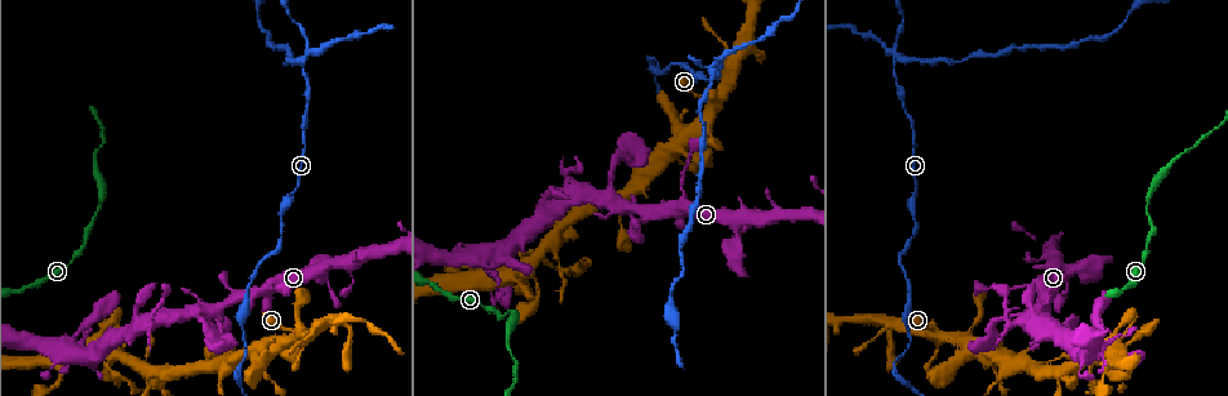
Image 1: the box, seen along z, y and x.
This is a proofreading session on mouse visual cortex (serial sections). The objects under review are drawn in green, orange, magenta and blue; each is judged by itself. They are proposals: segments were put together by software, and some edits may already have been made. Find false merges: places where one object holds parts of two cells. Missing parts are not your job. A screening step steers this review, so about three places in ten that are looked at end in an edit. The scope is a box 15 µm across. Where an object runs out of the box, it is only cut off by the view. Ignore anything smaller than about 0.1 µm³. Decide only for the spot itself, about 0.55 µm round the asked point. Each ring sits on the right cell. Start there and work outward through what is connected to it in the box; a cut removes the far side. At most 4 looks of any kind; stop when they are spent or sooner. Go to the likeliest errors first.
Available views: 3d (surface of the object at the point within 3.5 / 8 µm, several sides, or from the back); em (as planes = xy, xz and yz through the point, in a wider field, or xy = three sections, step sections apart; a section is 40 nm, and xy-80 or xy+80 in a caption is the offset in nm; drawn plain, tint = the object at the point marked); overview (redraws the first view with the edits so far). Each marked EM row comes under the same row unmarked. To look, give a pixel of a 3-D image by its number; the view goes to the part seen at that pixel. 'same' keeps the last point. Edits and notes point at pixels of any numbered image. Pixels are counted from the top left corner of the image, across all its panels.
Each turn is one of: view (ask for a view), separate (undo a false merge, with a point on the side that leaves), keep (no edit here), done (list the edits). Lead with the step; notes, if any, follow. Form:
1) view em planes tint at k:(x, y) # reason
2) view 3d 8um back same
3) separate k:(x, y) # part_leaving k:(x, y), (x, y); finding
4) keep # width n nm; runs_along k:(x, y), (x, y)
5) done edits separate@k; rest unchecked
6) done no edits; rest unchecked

view 3d 3.5um at 1:(898, 59) # thick turns thin

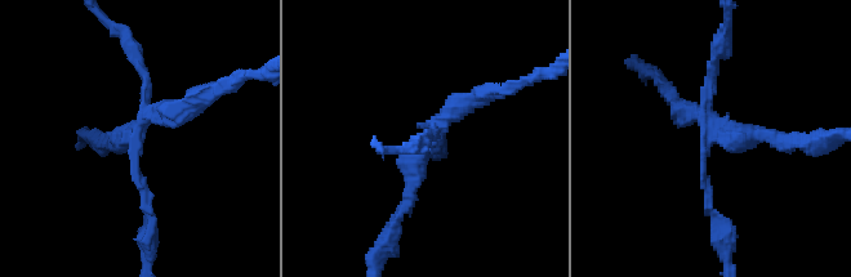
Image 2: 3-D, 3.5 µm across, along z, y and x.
view em xy step 1 tint at 2:(137, 140) # now the EM

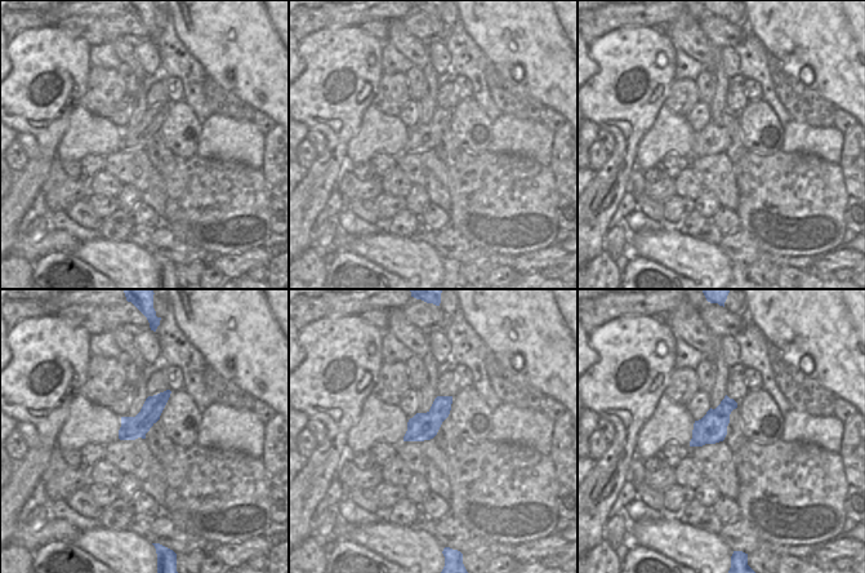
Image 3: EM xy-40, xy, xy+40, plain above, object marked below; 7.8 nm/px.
separate 2:(181, 114) # width 220 nm; part_leaving 2:(712, 141), (718, 133), (824, 141); a second cell is stuck on

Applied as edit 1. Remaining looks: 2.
view 3d 3.5um at 1:(1089, 370) # sharp bend

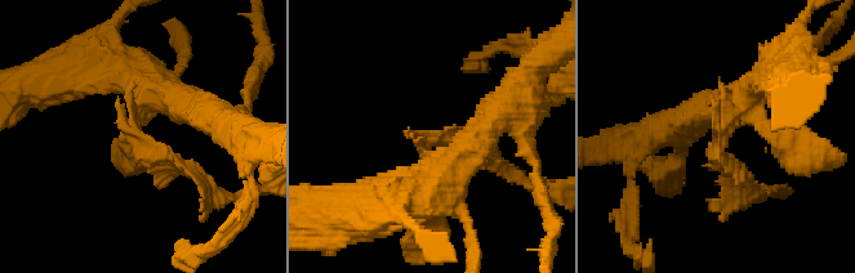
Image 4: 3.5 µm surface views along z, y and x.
view em xy step 1 tint at 4:(726, 138) # need the tissue

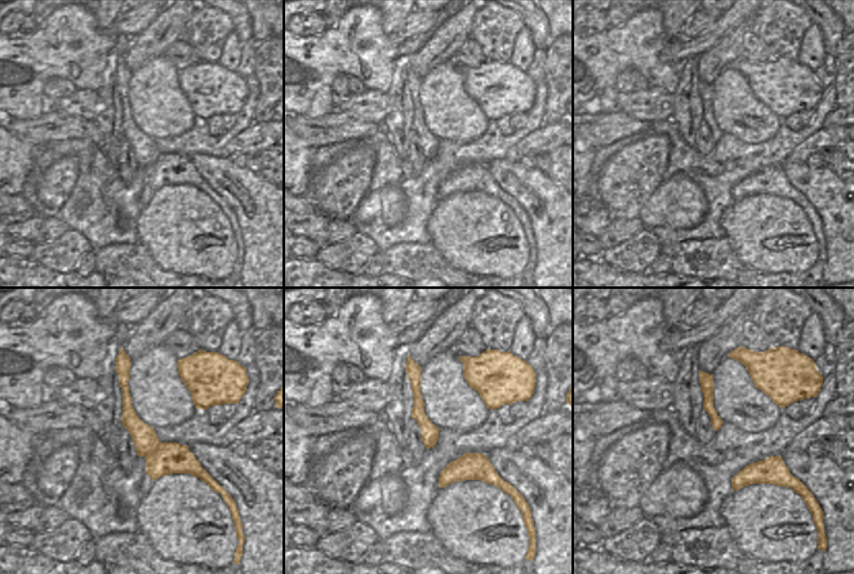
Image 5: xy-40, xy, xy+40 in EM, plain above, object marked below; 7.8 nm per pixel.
separate 4:(727, 162) # two cells meet here

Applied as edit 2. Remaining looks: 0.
done edits separate@2, separate@4; rest unchecked

